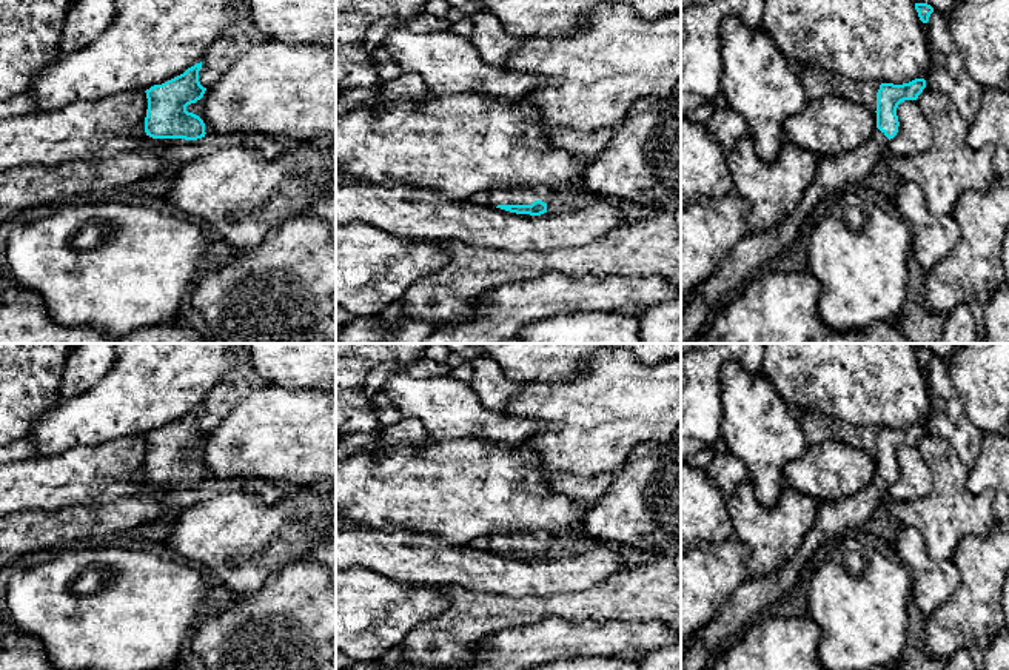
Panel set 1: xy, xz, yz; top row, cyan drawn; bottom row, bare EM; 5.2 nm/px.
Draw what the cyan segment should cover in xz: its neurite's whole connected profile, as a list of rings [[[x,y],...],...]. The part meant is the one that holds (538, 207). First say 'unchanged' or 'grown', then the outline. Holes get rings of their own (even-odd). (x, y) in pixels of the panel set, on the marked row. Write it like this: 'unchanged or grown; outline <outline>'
grown; outline [[[524,188],[511,189],[493,189],[490,191],[490,205],[516,213],[516,214],[530,214],[541,216],[547,213],[547,203],[538,199],[539,196],[533,191]]]

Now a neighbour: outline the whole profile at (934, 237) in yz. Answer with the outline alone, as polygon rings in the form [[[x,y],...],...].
[[[900,180],[892,200],[909,225],[915,259],[924,271],[930,271],[961,239],[960,225],[952,214],[934,216],[915,182]]]

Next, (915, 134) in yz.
[[[904,100],[897,108],[898,132],[887,148],[893,156],[915,156],[927,151],[934,140],[934,129],[920,109],[917,100]]]

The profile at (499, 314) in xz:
[[[550,273],[487,293],[470,317],[434,327],[422,343],[504,343],[522,328],[558,316],[615,311],[627,303],[652,308],[678,297],[681,291],[659,276],[567,279]]]

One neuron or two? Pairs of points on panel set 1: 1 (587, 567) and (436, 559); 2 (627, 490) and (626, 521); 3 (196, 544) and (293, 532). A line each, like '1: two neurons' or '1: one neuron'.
1: one neuron
2: one neuron
3: one neuron

